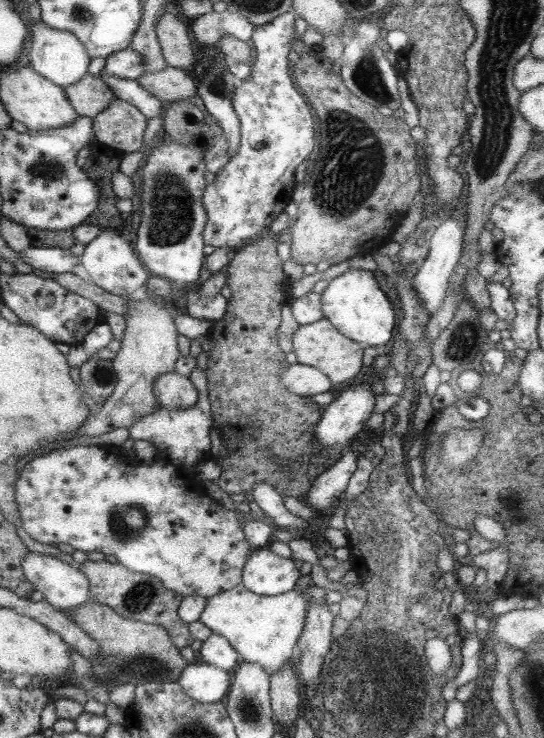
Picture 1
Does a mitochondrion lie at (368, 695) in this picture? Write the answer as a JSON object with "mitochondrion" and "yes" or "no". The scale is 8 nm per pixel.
{"mitochondrion":"yes"}

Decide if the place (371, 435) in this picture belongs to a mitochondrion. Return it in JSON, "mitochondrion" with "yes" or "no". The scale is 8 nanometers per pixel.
{"mitochondrion":"no"}

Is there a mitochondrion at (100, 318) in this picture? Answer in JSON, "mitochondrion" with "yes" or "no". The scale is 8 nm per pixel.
{"mitochondrion":"no"}

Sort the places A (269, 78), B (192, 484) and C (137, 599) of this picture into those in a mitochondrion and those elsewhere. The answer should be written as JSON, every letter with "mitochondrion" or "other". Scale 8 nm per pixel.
{"A":"other","B":"other","C":"mitochondrion"}

